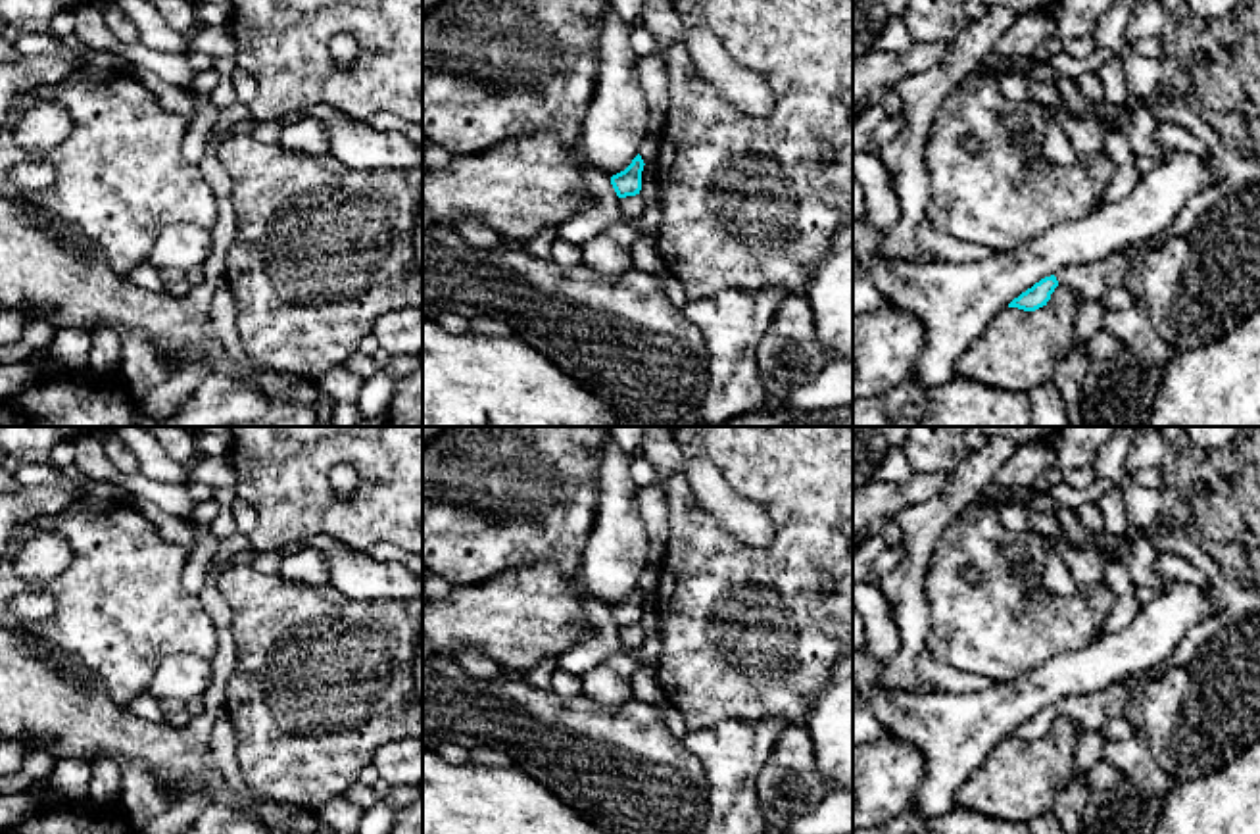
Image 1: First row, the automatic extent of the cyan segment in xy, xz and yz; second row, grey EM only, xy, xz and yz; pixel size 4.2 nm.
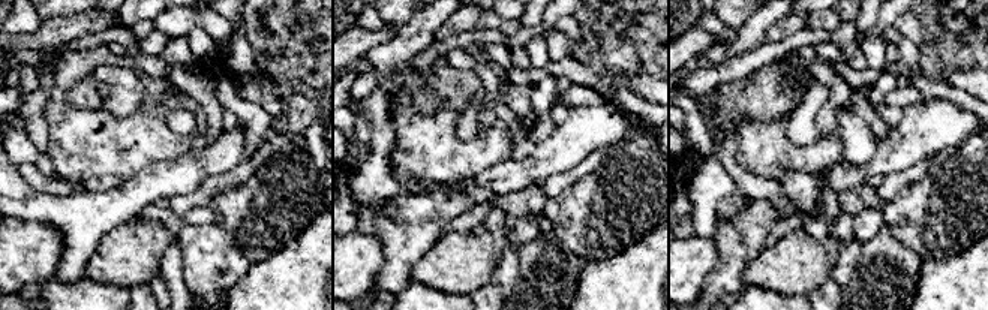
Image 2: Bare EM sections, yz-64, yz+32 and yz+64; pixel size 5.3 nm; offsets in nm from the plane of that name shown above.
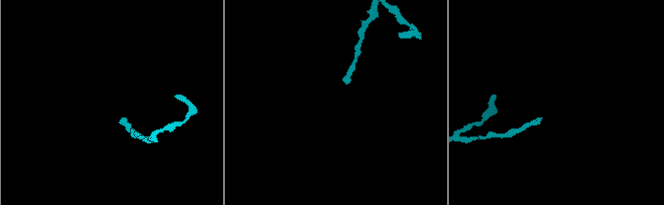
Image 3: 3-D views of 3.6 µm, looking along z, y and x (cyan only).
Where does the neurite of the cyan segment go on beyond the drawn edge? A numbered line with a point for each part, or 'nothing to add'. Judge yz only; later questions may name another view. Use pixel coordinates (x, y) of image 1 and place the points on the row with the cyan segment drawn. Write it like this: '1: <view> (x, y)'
1: yz (1090, 281)

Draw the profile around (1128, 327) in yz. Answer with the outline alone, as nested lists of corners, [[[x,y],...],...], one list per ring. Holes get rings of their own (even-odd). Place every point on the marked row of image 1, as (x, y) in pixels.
[[[1137,307],[1108,309],[1101,331],[1108,332],[1147,369],[1164,369],[1175,356]]]

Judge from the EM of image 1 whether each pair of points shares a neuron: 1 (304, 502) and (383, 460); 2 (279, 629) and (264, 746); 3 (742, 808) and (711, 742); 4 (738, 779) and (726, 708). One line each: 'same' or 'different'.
1: same
2: same
3: same
4: different

